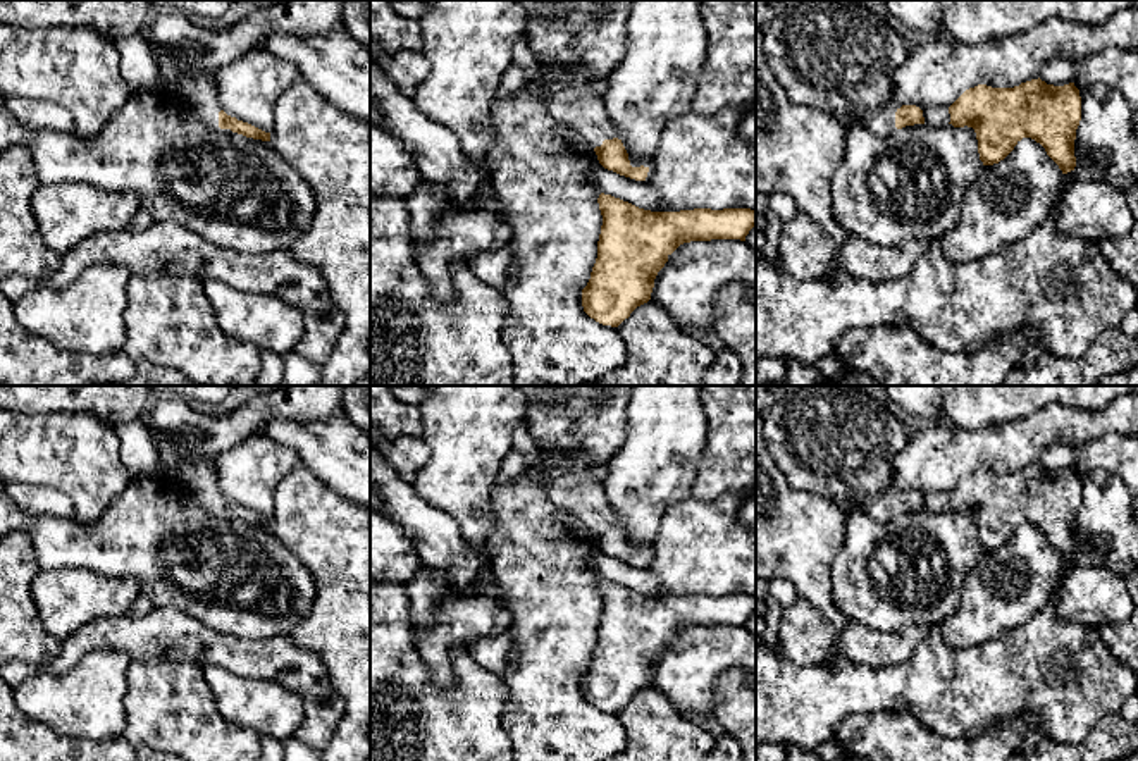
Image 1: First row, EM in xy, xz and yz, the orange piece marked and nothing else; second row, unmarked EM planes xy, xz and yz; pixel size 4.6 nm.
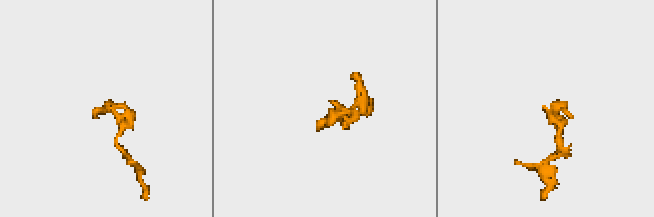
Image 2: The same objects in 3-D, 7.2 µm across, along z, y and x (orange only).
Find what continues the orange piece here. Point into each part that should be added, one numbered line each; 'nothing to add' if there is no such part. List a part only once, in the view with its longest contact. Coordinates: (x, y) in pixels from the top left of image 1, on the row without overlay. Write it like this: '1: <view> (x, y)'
1: xy (188, 441)

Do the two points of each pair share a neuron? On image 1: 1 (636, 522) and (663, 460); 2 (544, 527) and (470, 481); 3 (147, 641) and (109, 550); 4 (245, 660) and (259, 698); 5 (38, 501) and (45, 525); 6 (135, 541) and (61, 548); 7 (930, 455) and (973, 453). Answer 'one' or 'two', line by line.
1: one
2: two
3: two
4: two
5: two
6: one
7: one

